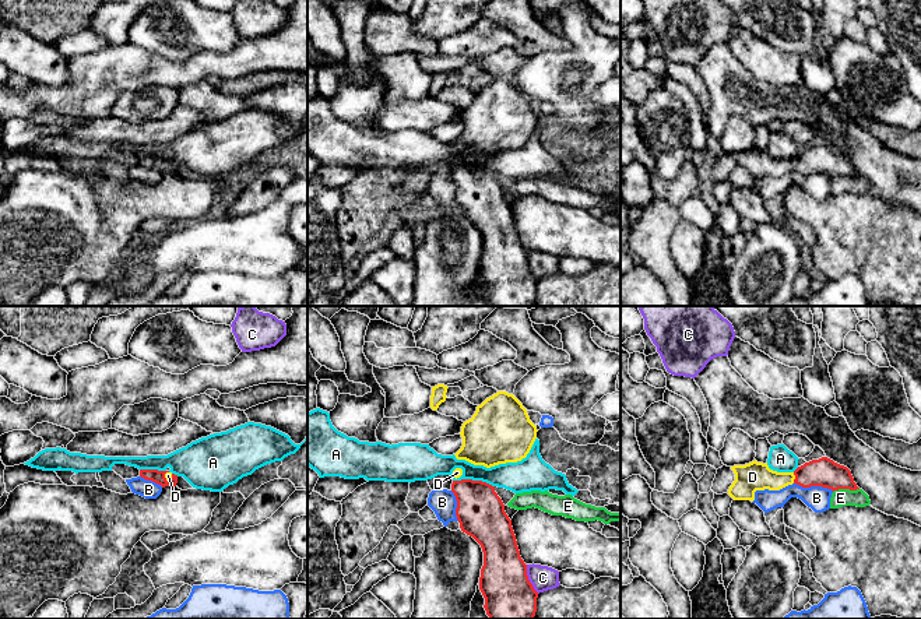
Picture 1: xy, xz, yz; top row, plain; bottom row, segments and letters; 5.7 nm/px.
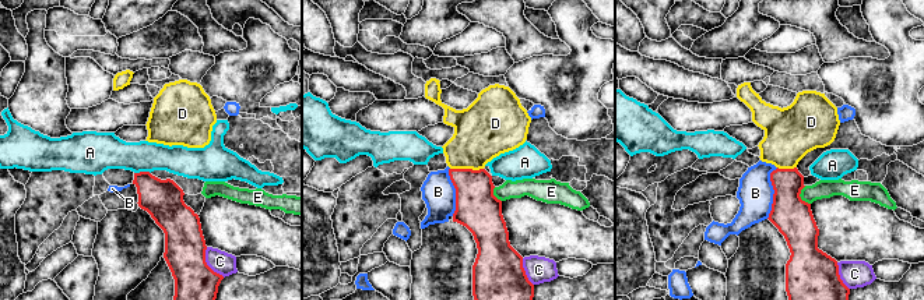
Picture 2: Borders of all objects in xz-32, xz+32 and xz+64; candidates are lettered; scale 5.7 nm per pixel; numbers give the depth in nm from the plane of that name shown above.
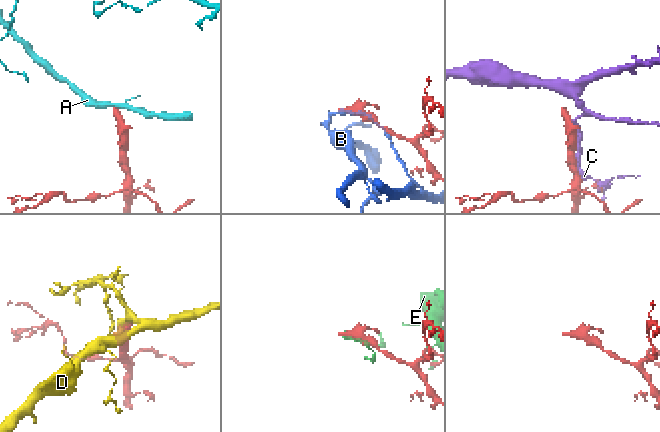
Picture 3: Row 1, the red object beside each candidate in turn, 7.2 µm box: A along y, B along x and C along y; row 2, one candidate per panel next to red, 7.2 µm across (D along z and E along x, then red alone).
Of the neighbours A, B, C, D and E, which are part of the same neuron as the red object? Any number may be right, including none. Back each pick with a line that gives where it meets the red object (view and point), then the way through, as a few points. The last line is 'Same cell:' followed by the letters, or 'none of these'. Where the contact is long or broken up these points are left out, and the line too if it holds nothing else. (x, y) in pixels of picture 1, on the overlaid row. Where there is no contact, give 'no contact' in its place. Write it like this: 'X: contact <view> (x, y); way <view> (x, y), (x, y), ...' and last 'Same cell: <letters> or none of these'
D: contact yz (795, 478)
Same cell: D

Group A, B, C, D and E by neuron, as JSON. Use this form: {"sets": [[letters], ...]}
{"sets": [["A"], ["B"], ["C"], ["D"], ["E"]]}

